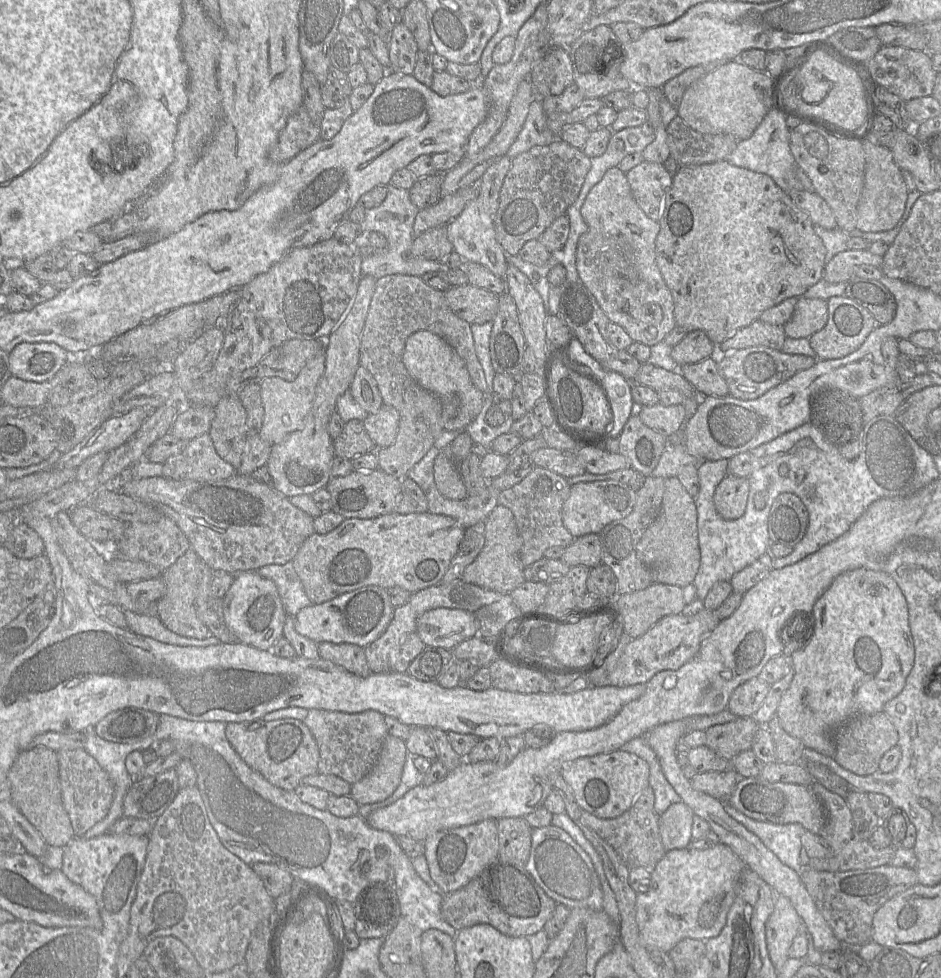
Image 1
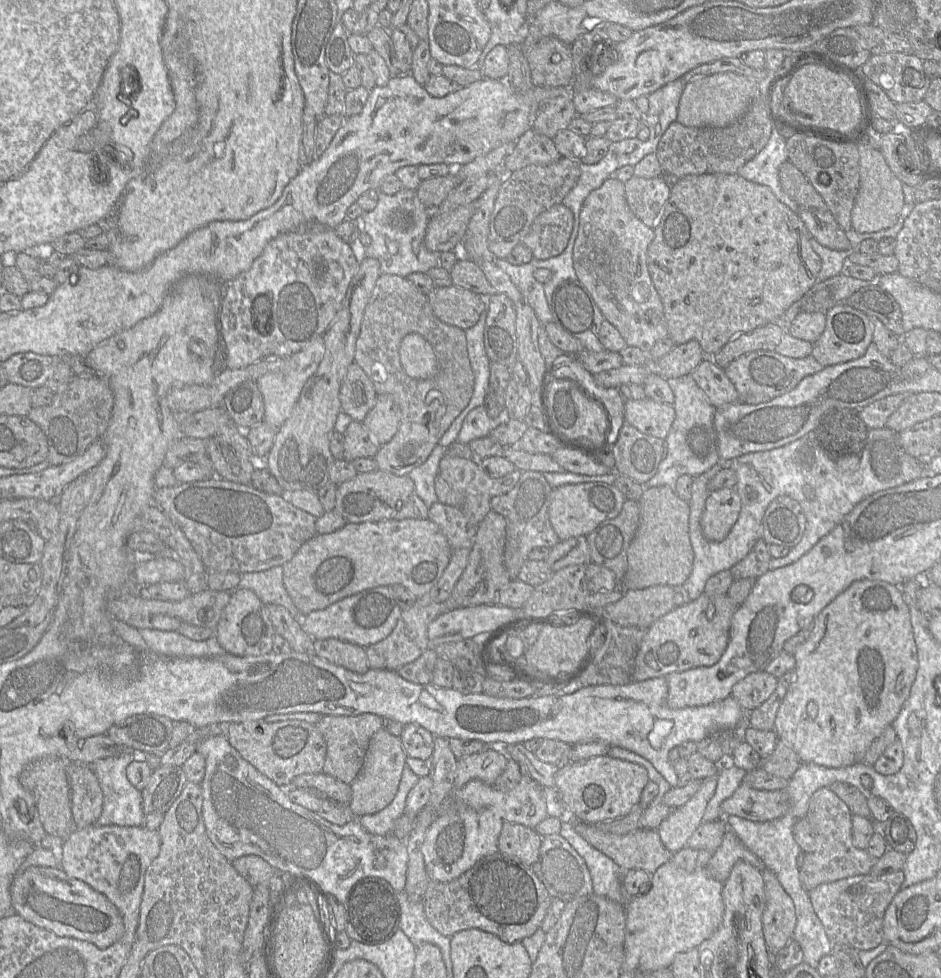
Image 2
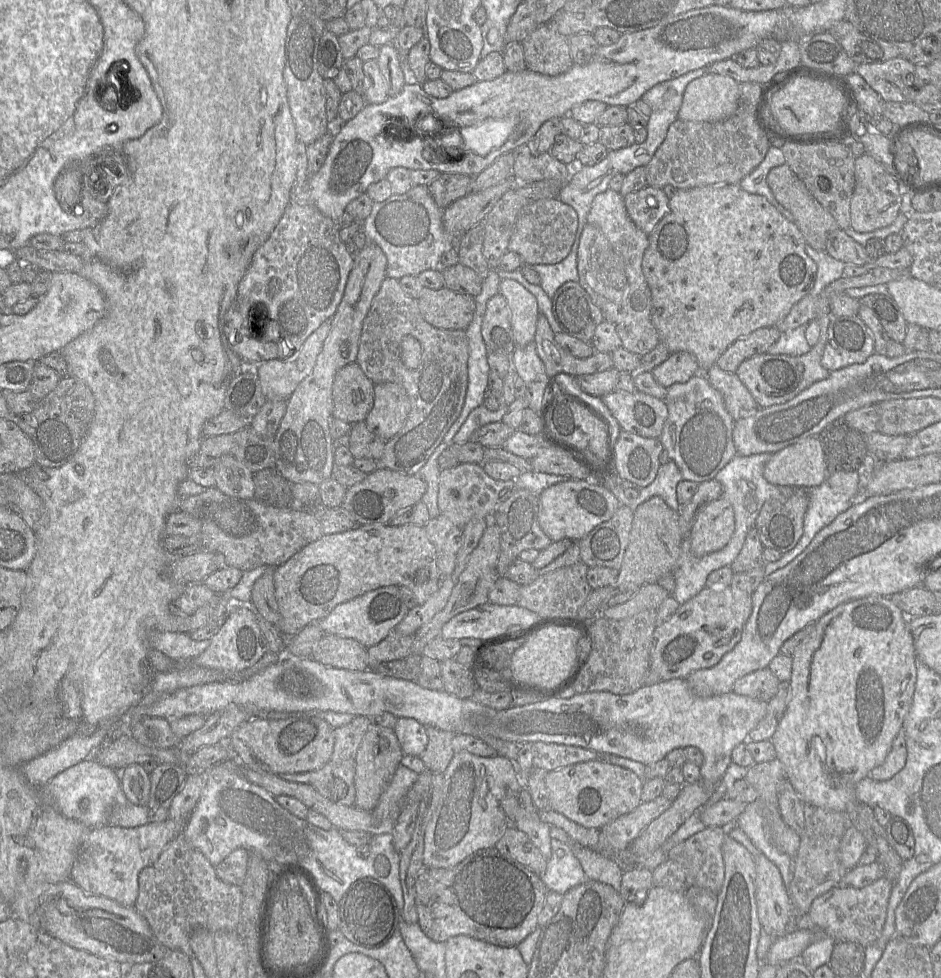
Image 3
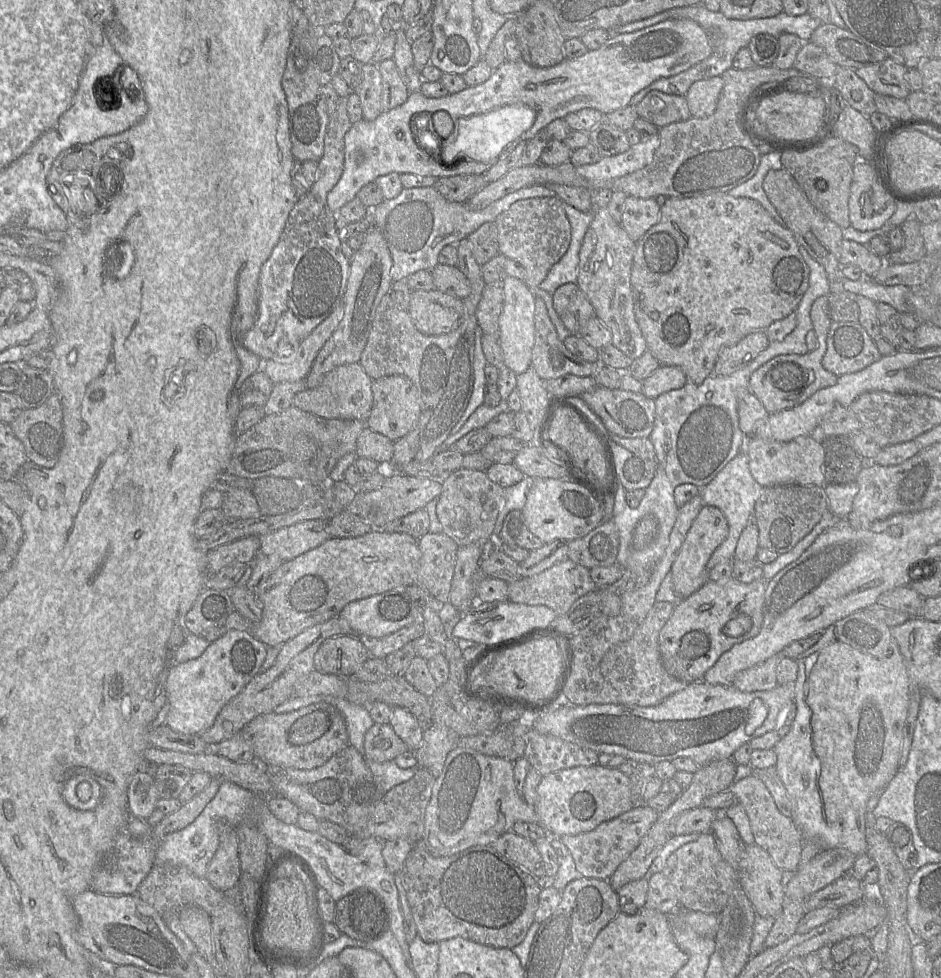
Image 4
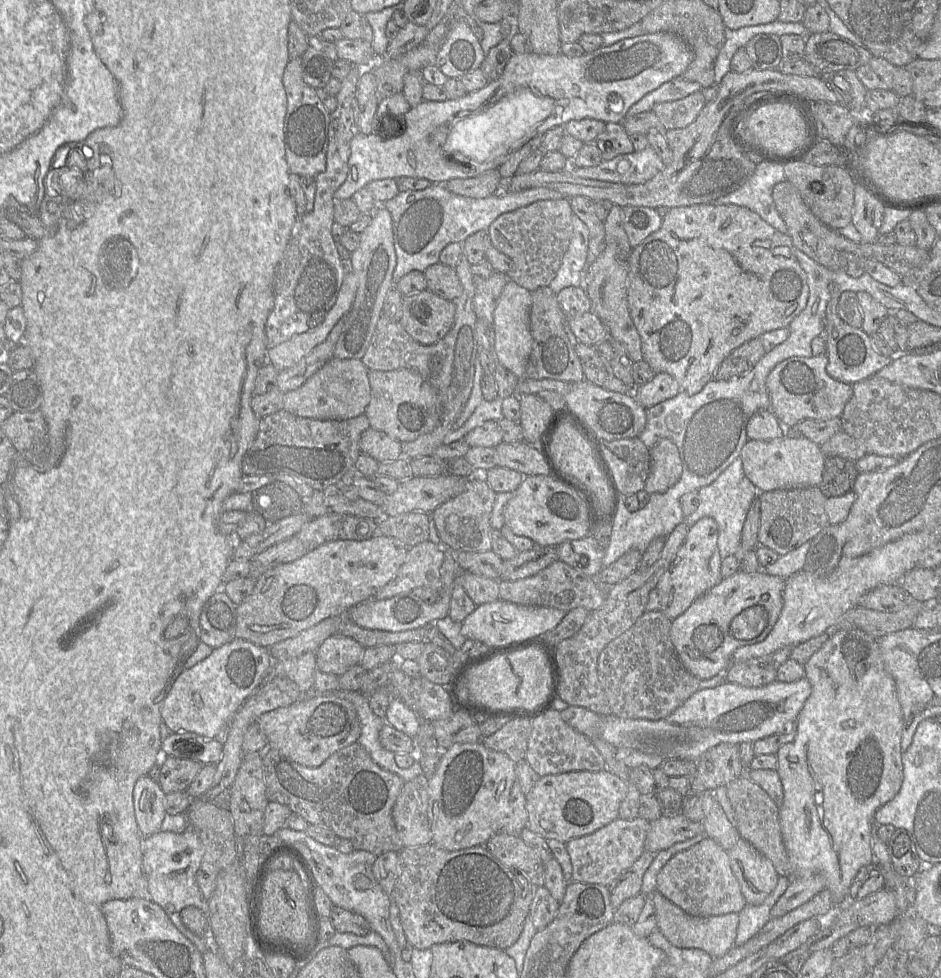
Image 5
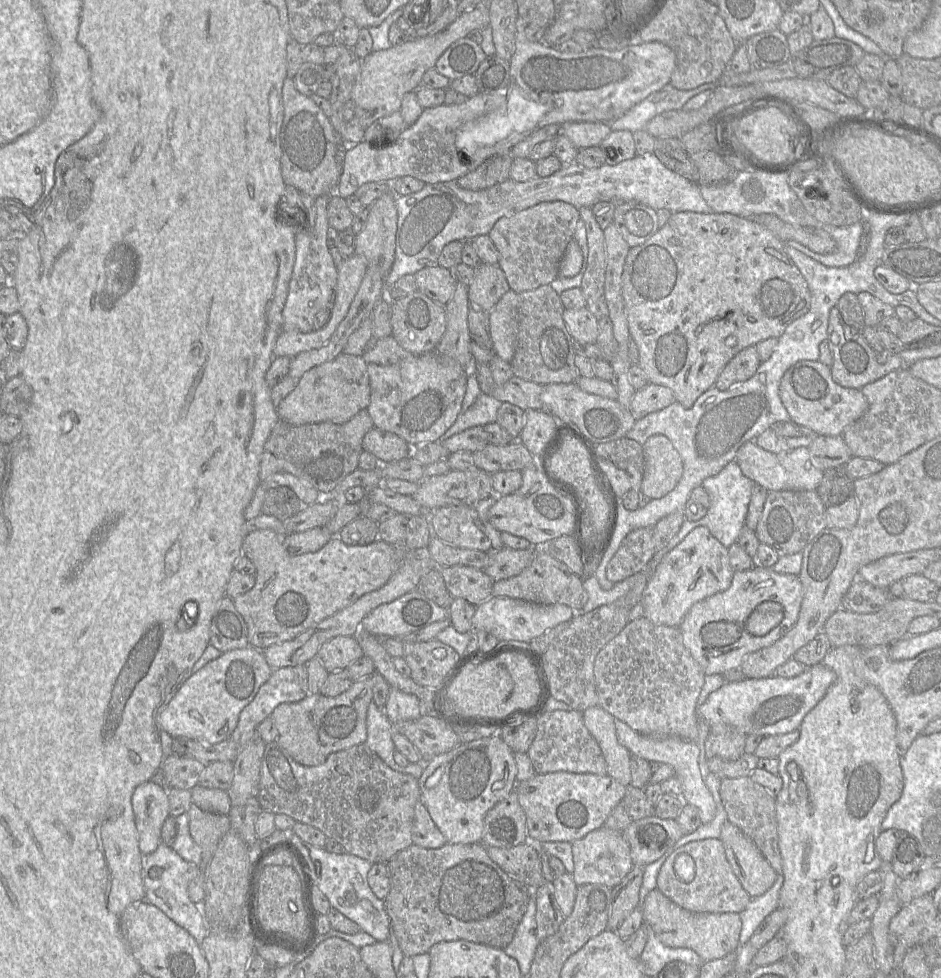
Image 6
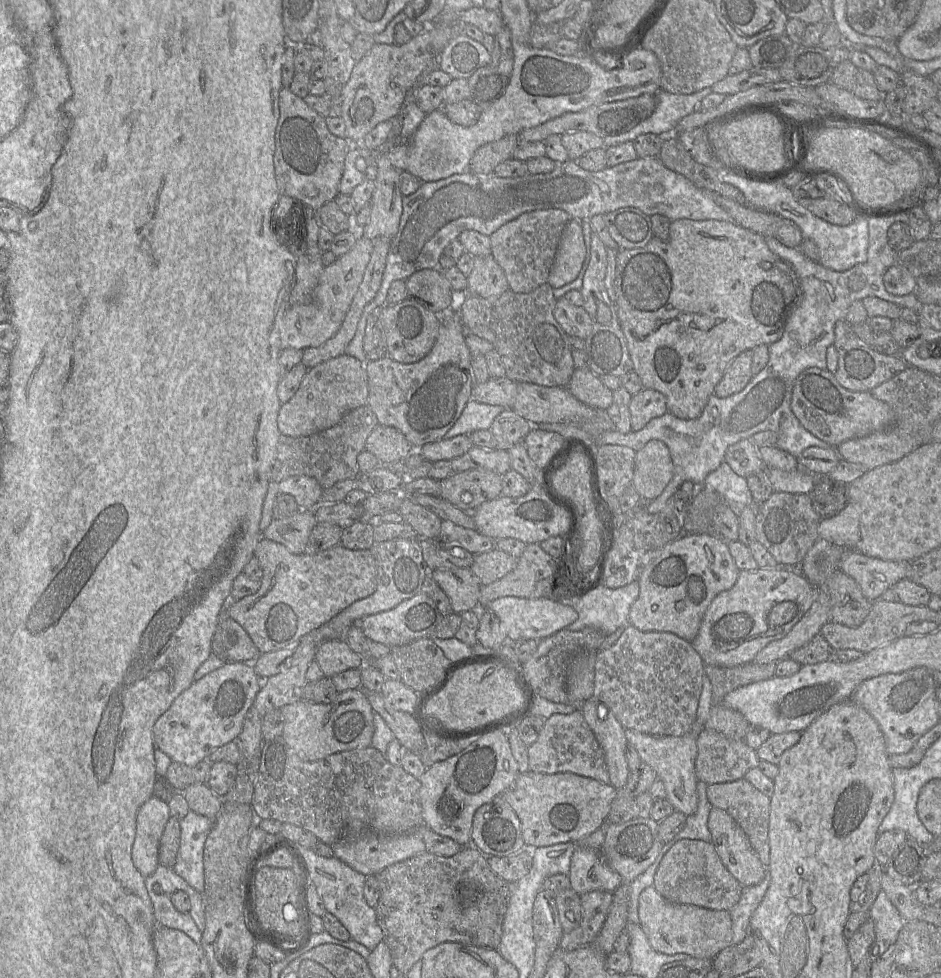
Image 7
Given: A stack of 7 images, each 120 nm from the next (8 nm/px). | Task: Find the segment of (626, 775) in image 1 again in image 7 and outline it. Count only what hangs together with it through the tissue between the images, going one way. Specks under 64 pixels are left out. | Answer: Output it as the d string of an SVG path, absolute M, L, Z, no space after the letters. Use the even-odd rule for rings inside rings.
M571 772L518 773L514 784L501 793L521 822L523 841L536 847L579 842L597 830L610 811L617 789L612 784Z

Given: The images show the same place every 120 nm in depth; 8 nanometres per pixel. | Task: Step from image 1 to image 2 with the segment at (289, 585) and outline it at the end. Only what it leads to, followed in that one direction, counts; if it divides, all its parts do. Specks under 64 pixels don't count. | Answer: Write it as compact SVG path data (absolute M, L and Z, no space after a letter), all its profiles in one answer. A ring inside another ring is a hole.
M275 566L259 572L240 574L237 589L253 591L263 604L276 604L285 607L292 616L300 618L300 613L288 595L283 584L283 567Z

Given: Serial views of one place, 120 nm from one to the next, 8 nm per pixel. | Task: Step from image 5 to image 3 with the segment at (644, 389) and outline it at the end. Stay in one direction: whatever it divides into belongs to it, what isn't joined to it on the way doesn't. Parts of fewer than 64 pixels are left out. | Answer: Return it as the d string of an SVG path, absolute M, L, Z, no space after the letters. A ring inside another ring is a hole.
M686 351L671 353L650 372L657 383L665 388L675 383L685 383L692 376L701 373L695 356Z

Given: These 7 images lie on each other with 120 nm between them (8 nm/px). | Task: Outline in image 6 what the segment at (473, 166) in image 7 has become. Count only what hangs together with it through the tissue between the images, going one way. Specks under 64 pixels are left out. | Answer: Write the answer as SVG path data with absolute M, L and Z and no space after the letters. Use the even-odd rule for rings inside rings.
M511 153L496 155L487 159L475 170L457 179L457 184L465 189L478 191L510 178L510 170L514 161Z

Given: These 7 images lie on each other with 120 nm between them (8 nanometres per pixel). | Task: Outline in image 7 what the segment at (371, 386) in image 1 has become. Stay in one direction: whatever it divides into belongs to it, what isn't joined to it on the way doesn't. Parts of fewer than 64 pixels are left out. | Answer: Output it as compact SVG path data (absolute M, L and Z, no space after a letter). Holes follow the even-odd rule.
M347 354L329 359L309 369L295 395L281 405L280 433L291 437L309 436L337 425L342 417L368 403L368 376L365 365Z

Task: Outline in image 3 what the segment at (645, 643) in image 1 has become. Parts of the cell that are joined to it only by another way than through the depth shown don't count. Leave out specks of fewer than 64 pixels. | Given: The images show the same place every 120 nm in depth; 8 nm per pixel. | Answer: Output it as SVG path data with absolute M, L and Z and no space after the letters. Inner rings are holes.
M705 587L693 598L680 605L672 616L656 626L650 649L650 671L664 680L686 679L691 673L715 666L740 641L745 623L752 613L752 595L726 587Z

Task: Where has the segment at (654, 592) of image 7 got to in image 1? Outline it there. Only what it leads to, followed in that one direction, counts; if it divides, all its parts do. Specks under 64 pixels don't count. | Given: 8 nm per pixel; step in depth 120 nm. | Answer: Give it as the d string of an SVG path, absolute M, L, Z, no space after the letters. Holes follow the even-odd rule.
M726 475L713 496L716 511L725 520L739 519L745 513L748 495L748 478Z

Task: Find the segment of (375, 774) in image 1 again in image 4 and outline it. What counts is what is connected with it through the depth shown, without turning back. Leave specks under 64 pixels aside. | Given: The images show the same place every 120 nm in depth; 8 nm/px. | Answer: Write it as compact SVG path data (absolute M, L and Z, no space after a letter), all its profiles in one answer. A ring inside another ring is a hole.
M374 723L365 734L365 761L382 763L395 760L407 750L406 744L396 735L390 724Z

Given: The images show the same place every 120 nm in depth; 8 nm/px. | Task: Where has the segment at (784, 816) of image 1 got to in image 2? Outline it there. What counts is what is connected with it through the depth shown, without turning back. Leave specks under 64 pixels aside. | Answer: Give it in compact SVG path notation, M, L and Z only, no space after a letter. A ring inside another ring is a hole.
M741 784L721 804L722 817L735 815L757 822L771 821L788 813L789 798L784 790L757 790Z

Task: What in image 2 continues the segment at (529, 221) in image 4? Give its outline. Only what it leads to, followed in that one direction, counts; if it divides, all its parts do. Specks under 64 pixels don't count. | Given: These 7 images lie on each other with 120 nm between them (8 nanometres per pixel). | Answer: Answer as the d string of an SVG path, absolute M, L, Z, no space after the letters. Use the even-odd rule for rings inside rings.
M563 203L553 205L534 220L521 244L531 250L535 259L556 257L566 249L573 226L573 212Z

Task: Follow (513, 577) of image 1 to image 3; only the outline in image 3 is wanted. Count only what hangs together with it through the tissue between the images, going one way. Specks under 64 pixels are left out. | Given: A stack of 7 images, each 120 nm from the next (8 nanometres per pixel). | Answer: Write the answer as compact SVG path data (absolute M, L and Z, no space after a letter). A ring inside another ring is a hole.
M488 521L488 526L484 530L478 545L470 554L467 564L459 575L446 605L428 623L413 634L414 641L411 646L411 654L424 654L425 646L431 640L439 637L443 625L454 616L489 602L489 592L499 578L497 562L500 554L500 541L501 535L498 525Z

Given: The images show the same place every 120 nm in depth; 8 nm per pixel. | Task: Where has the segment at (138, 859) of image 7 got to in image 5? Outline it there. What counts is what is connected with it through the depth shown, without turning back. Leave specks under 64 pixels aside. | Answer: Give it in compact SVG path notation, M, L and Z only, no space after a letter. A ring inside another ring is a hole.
M148 775L138 778L133 789L134 814L139 831L148 837L160 830L166 815L164 800L166 794L160 785Z

